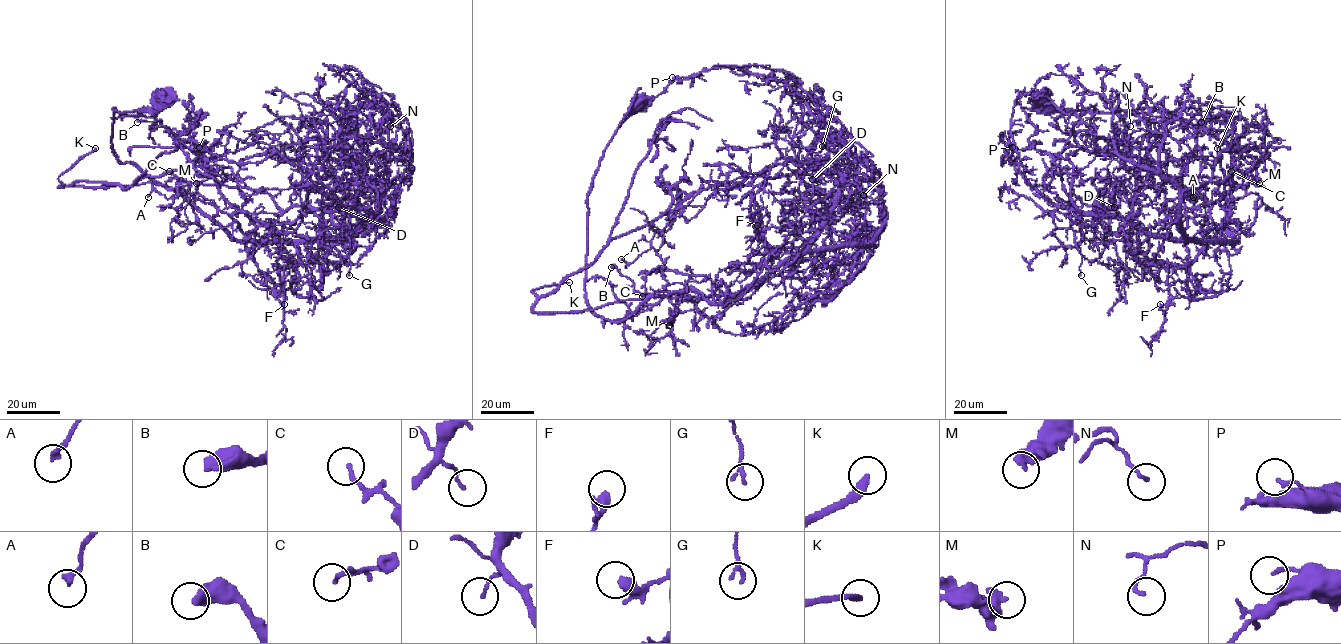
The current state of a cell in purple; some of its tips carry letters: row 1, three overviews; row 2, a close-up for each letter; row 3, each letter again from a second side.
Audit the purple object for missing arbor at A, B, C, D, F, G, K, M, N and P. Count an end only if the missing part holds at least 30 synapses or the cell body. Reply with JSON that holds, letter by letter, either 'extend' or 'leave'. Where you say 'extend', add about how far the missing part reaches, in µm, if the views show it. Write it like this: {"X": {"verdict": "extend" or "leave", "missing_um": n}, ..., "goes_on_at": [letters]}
{"A": {"verdict": "leave"}, "B": {"verdict": "leave"}, "C": {"verdict": "leave"}, "D": {"verdict": "leave"}, "F": {"verdict": "leave"}, "G": {"verdict": "leave"}, "K": {"verdict": "extend", "missing_um": 60}, "M": {"verdict": "leave"}, "N": {"verdict": "leave"}, "P": {"verdict": "leave"}, "goes_on_at": ["K"]}

